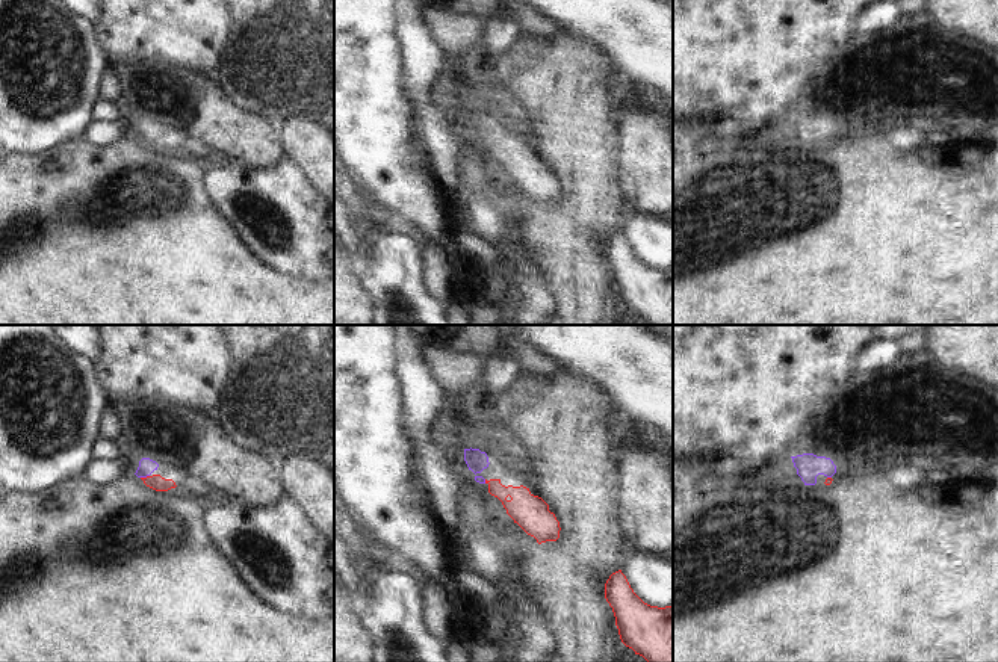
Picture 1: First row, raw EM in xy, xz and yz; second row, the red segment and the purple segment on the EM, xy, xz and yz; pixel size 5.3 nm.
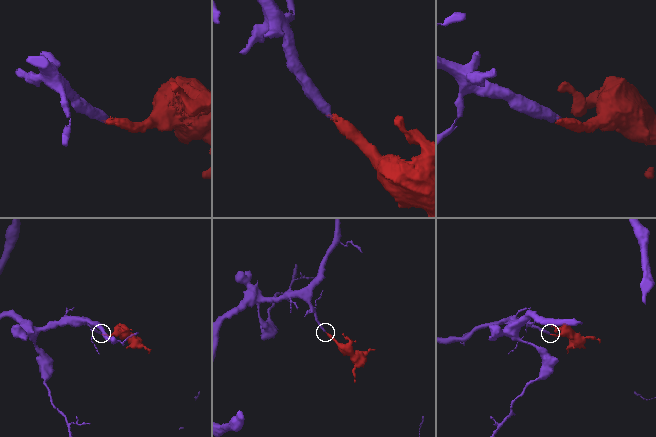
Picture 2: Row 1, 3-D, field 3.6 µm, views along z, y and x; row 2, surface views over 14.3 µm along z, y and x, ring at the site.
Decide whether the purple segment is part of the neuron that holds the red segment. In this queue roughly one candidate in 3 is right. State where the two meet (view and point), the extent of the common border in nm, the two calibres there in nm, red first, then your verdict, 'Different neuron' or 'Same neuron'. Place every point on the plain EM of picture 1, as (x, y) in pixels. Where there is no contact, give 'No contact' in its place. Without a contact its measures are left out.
Touches red at xy (144, 139). Shared border 50 nm. Thickness 80 nm (red) against 90 nm. Same neuron.

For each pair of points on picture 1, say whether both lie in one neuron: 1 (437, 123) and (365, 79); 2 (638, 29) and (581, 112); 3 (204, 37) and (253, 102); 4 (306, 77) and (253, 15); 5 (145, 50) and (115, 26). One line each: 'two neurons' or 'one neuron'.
1: two neurons
2: two neurons
3: two neurons
4: one neuron
5: one neuron

